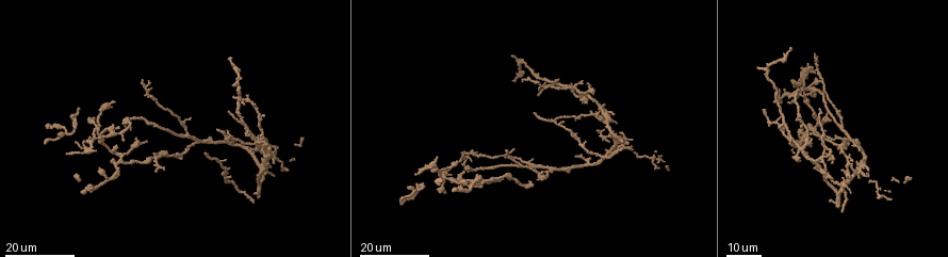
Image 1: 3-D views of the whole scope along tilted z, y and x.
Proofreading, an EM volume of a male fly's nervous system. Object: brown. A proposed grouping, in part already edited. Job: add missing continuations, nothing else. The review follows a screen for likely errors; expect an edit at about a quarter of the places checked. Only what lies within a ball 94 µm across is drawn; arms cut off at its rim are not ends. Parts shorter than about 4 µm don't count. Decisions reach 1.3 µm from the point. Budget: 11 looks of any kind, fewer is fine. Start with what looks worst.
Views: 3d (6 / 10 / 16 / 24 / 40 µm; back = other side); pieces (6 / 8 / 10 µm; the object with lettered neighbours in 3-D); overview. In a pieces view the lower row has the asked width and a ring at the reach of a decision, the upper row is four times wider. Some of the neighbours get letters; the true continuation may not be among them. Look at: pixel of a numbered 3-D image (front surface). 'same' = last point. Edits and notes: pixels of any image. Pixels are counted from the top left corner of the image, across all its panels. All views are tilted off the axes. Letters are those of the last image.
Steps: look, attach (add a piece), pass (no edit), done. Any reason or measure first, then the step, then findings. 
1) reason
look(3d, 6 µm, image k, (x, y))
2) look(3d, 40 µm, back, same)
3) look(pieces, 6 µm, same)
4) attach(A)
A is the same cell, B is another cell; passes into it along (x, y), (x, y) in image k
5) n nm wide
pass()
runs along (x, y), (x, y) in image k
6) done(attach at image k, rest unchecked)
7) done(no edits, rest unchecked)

long arm stops here
look(3d, 24 µm, image 1, (204, 155))

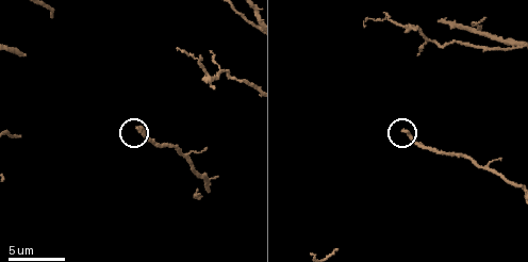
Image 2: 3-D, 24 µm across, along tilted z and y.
look(pieces, 8 µm, image 2, (405, 133))

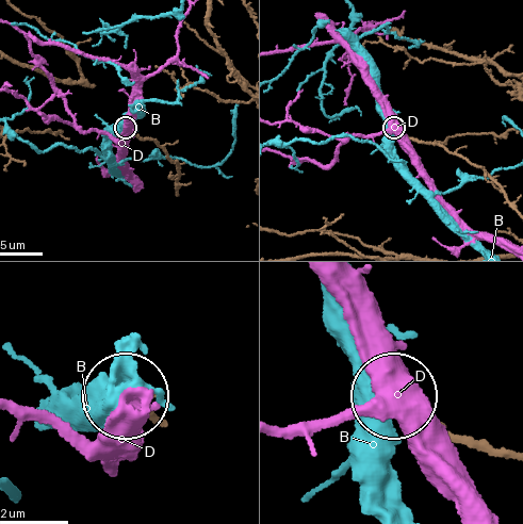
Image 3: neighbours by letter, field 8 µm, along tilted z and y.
210 nm wide
pass()
B and D are other cells; no lettered piece goes on from it

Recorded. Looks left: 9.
free end
look(3d, 16 µm, image 1, (77, 108))

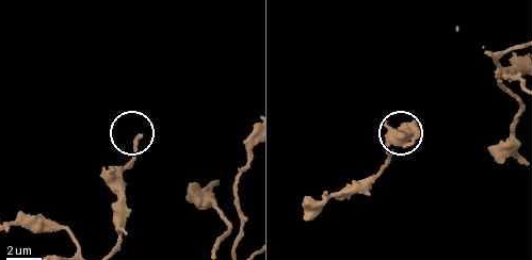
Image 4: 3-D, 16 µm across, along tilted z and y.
see the neighbours
look(pieces, 10 µm, image 4, (139, 136))

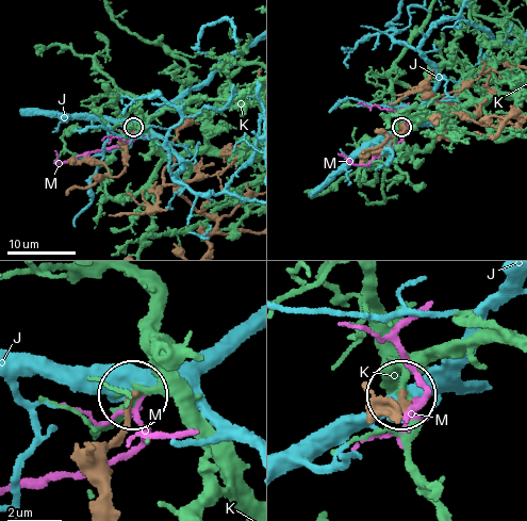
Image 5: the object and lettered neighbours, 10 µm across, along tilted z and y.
200 nm wide
pass()
J, K and M are other cells; no lettered piece goes on from it

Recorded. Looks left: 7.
an open end
look(3d, 16 µm, image 1, (95, 117))

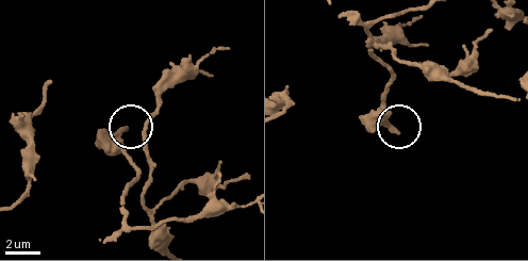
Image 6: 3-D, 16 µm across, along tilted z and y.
look(pieces, 8 µm, image 6, (123, 130))

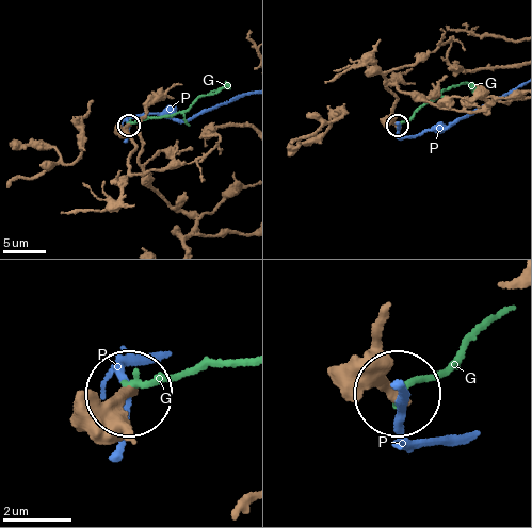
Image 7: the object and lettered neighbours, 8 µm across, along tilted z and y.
pass()
G and P are other cells; runs along (195, 160), (131, 172), (128, 125) in image 7; no lettered piece goes on from it

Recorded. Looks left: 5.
an open end
look(3d, 16 µm, image 1, (534, 185))

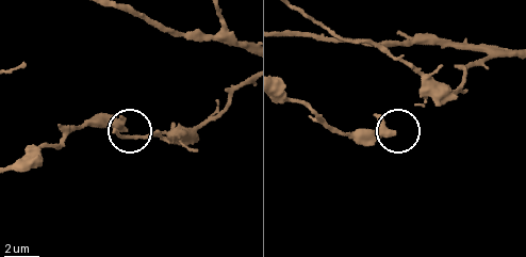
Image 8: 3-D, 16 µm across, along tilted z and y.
look(pieces, 6 µm, image 8, (390, 132))

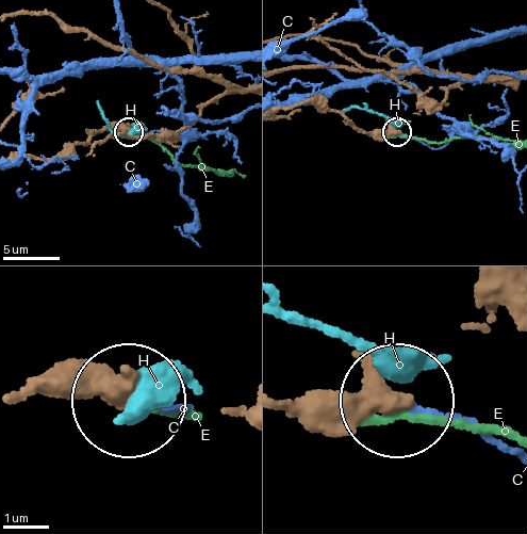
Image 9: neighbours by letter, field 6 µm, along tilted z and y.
pass()
C, E and H are other cells; runs along (284, 401), (393, 404) in image 9; no lettered piece goes on from it

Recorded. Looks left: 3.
free end
look(3d, 16 µm, image 1, (115, 158))

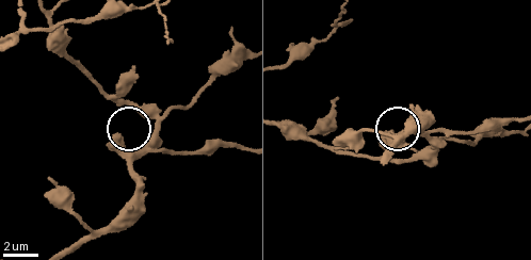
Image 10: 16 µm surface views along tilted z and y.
look(pieces, 8 µm, image 10, (113, 137))

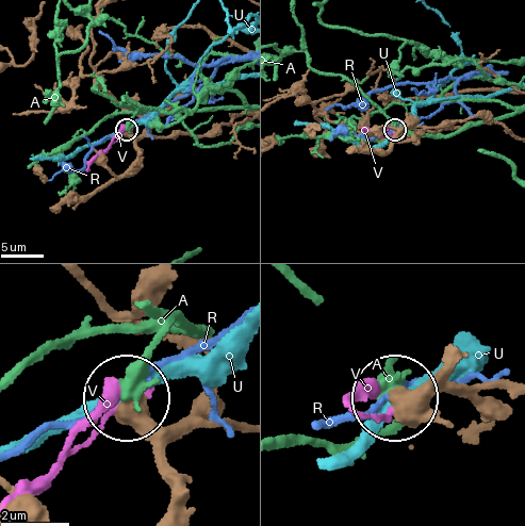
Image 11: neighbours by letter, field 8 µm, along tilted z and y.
pass()
A, R, U and V are other cells; no lettered piece goes on from it

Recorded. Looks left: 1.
done(no edits, rest unchecked)

